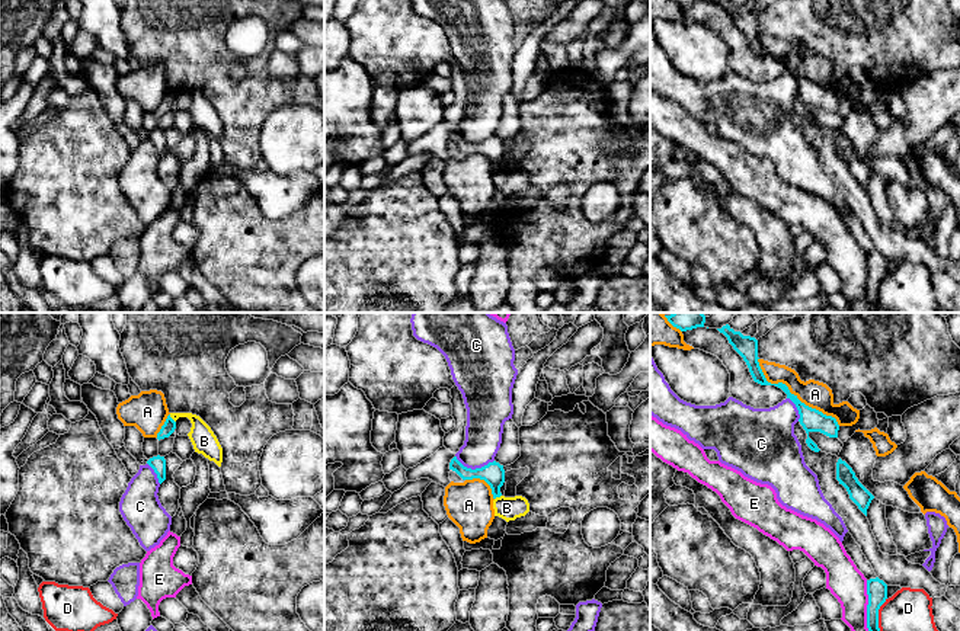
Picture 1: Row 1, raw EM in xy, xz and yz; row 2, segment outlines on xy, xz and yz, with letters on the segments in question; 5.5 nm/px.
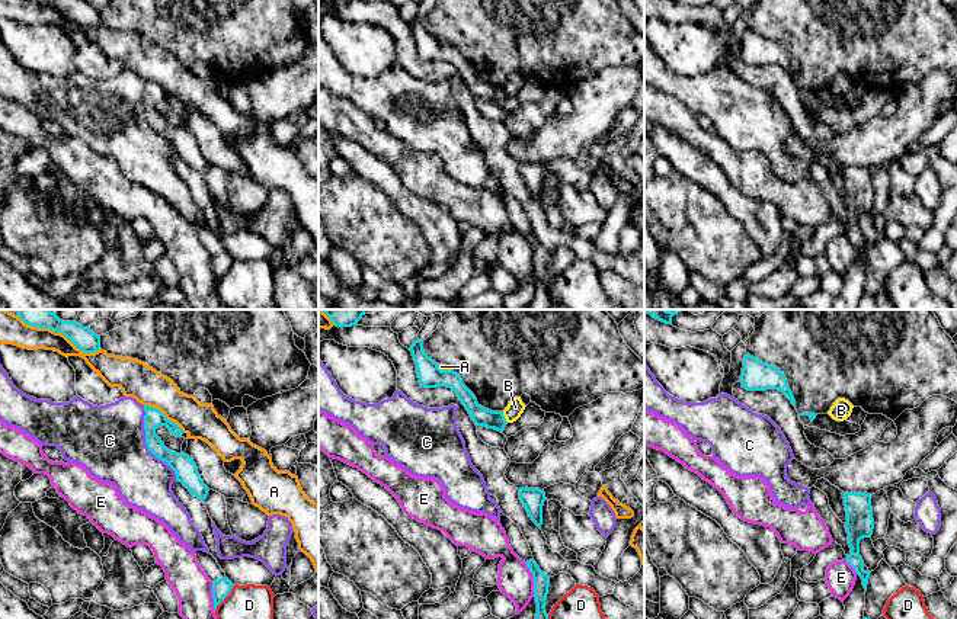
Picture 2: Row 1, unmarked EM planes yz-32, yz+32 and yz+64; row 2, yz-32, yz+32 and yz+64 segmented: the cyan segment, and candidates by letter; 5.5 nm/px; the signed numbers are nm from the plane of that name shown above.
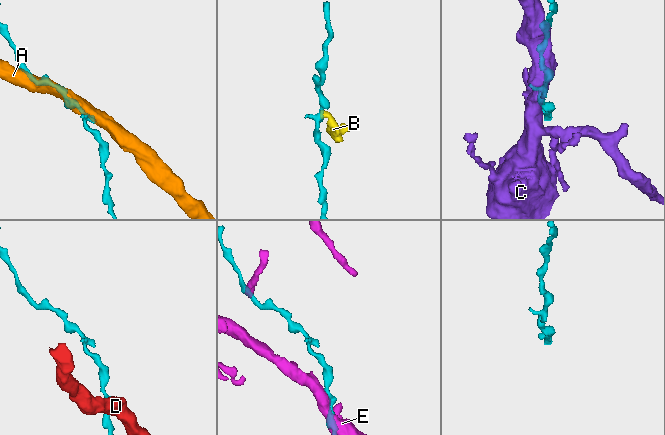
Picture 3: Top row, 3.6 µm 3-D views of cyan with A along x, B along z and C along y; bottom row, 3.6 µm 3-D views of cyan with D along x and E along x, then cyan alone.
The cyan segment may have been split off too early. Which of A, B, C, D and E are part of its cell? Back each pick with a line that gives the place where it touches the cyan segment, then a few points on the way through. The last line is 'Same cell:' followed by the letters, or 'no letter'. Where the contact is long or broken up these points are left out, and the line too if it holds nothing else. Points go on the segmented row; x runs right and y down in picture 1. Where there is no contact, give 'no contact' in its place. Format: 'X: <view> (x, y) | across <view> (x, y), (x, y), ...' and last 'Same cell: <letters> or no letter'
Same cell: no letter

